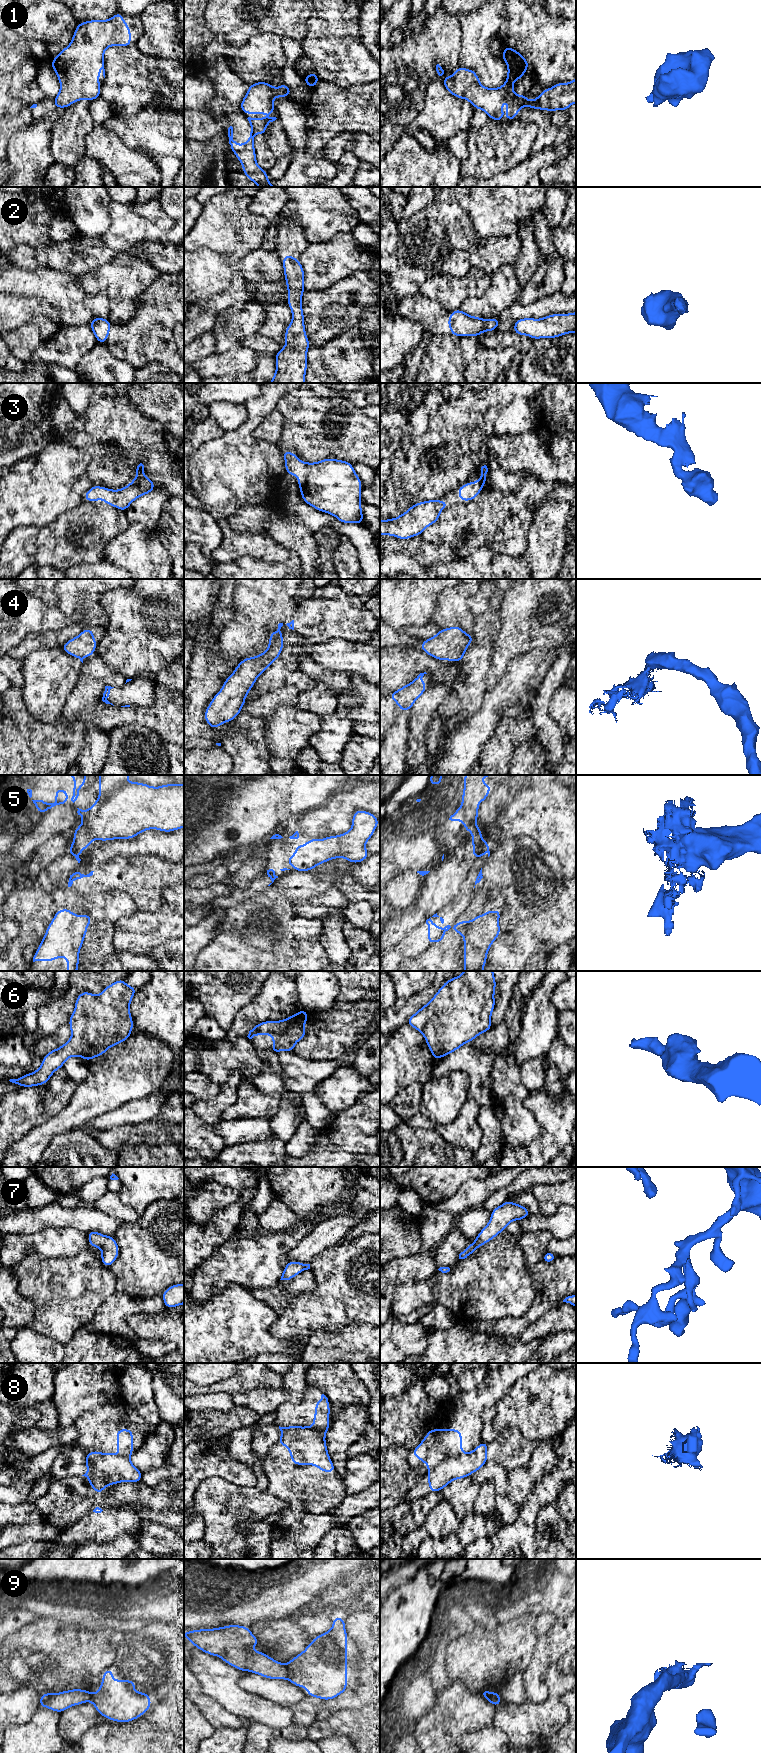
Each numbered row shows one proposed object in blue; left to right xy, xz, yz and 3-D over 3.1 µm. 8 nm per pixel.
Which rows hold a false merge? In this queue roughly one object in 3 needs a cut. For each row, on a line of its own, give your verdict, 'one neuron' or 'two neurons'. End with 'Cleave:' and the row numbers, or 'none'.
1: two neurons
2: one neuron
3: one neuron
4: two neurons
5: two neurons
6: one neuron
7: one neuron
8: two neurons
9: two neurons
Cleave: 1, 4, 5, 8, 9

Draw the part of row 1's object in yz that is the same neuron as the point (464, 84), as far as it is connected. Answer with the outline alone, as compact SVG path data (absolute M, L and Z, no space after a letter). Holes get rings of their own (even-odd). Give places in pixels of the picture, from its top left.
M505 46L502 53L507 64L506 82L499 88L486 88L481 85L474 70L458 67L453 76L446 77L442 83L447 91L460 99L468 100L475 109L483 110L491 120L502 122L502 100L508 101L507 121L512 121L519 113L522 104L528 99L526 94L516 95L513 84L522 78L530 67L526 58L517 50Z

